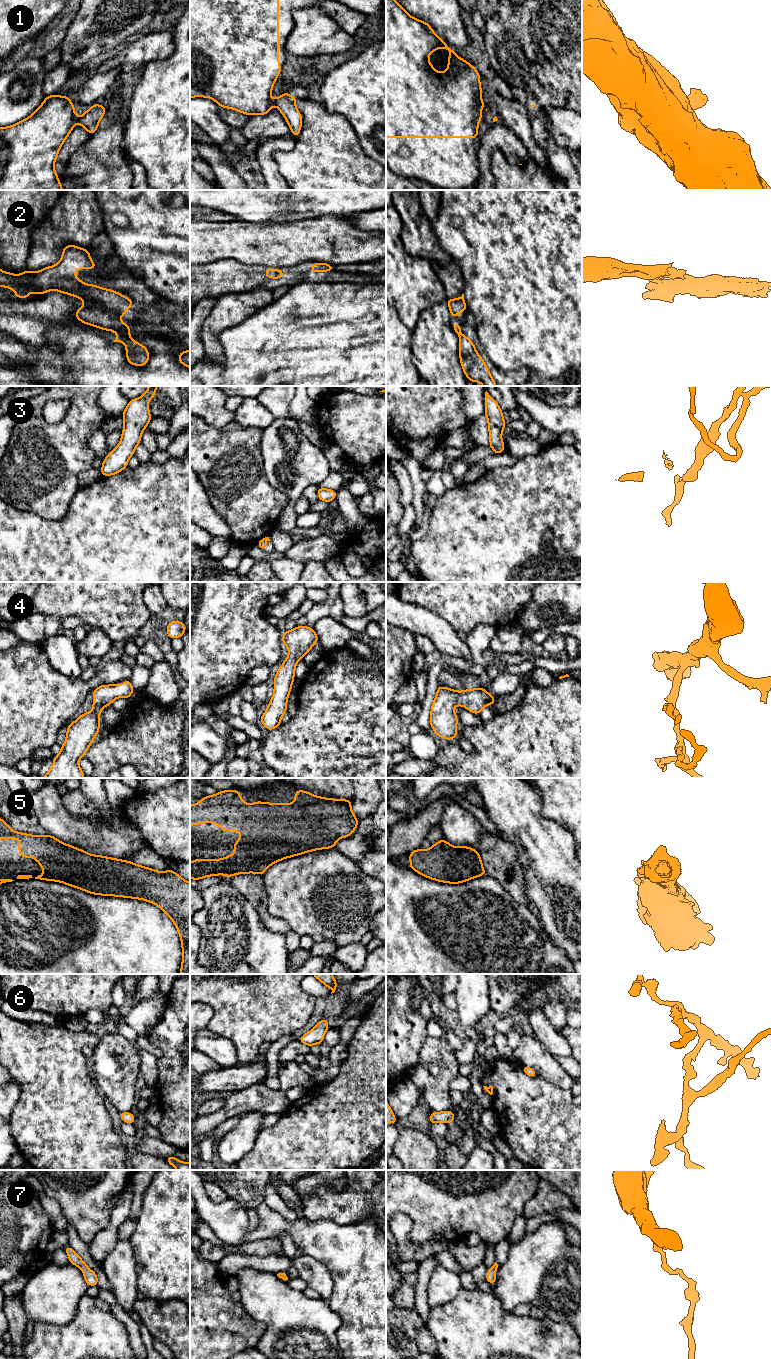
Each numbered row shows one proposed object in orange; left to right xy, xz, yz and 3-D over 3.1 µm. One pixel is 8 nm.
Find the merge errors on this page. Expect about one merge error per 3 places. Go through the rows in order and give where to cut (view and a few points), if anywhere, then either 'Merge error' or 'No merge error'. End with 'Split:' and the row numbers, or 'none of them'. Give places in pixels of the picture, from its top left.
1: Split along xy (77, 118), (75, 121). Merge error
2: Split along xy (118, 333), (128, 335). Merge error
3: No split. No merge error
4: No split. No merge error
5: No split. No merge error
6: No split. No merge error
7: No split. No merge error
Split: 1, 2

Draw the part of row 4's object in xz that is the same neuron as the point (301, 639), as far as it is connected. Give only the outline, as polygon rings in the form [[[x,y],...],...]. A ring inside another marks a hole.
[[[297,626],[283,633],[282,643],[287,646],[289,654],[275,675],[273,697],[260,717],[266,730],[273,730],[281,724],[281,718],[287,712],[287,699],[294,681],[295,666],[318,641],[314,628],[306,626]]]

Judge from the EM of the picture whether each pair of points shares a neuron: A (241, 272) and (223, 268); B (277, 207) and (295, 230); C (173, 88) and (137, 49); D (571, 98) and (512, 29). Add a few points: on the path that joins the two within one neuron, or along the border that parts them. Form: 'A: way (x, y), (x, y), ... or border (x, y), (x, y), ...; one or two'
A: way (237, 272), (227, 272); one
B: border (312, 217), (296, 221), (265, 222); two
C: border (171, 53), (164, 59), (149, 61), (139, 71); two
D: way (564, 81), (529, 46); one

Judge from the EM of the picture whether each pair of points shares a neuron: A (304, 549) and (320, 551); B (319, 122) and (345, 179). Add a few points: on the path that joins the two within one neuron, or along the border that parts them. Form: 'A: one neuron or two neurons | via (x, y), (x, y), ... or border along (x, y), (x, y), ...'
A: one neuron | via (308, 549), (316, 549)
B: one neuron | via (323, 136), (327, 142), (327, 161), (331, 165)

